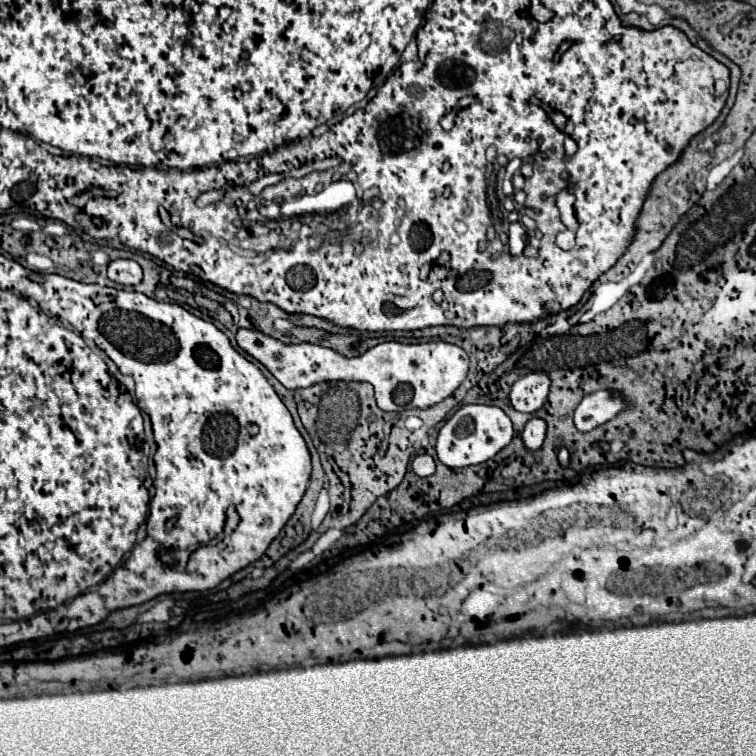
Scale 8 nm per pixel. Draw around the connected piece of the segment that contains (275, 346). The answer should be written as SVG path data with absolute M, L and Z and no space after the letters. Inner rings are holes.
M239 329L237 345L259 363L263 363L271 371L271 375L287 389L303 389L323 381L365 381L371 383L375 389L377 407L397 413L407 409L425 409L443 401L445 397L453 395L453 391L463 383L469 371L469 355L461 347L445 341L413 345L387 341L351 359L339 355L333 349L313 343L285 345L257 329Z

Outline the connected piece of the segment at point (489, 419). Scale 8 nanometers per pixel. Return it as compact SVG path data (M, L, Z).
M463 405L445 421L439 429L437 437L437 457L443 465L451 469L469 467L485 463L487 459L495 457L503 447L509 445L513 439L513 427L509 417L495 405Z

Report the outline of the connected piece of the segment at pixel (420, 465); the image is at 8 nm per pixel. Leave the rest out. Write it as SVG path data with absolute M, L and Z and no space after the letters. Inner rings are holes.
M421 453L421 455L417 455L417 457L413 459L411 469L413 469L415 475L419 475L419 477L429 477L429 475L435 473L435 461L433 461L431 455Z

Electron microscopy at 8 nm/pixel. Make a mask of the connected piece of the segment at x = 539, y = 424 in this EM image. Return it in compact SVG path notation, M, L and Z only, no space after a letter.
M531 417L525 425L525 429L521 431L521 439L523 439L523 445L529 449L529 451L537 451L543 441L545 441L545 431L547 431L547 423L539 417Z

